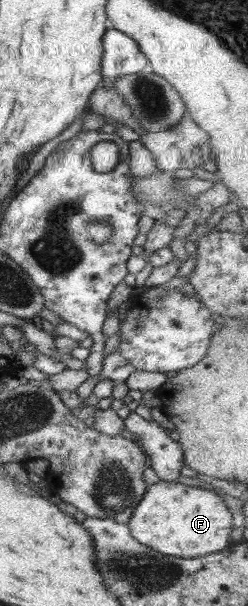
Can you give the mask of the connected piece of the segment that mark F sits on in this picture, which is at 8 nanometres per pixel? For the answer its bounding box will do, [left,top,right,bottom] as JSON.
[127,482,232,559]

